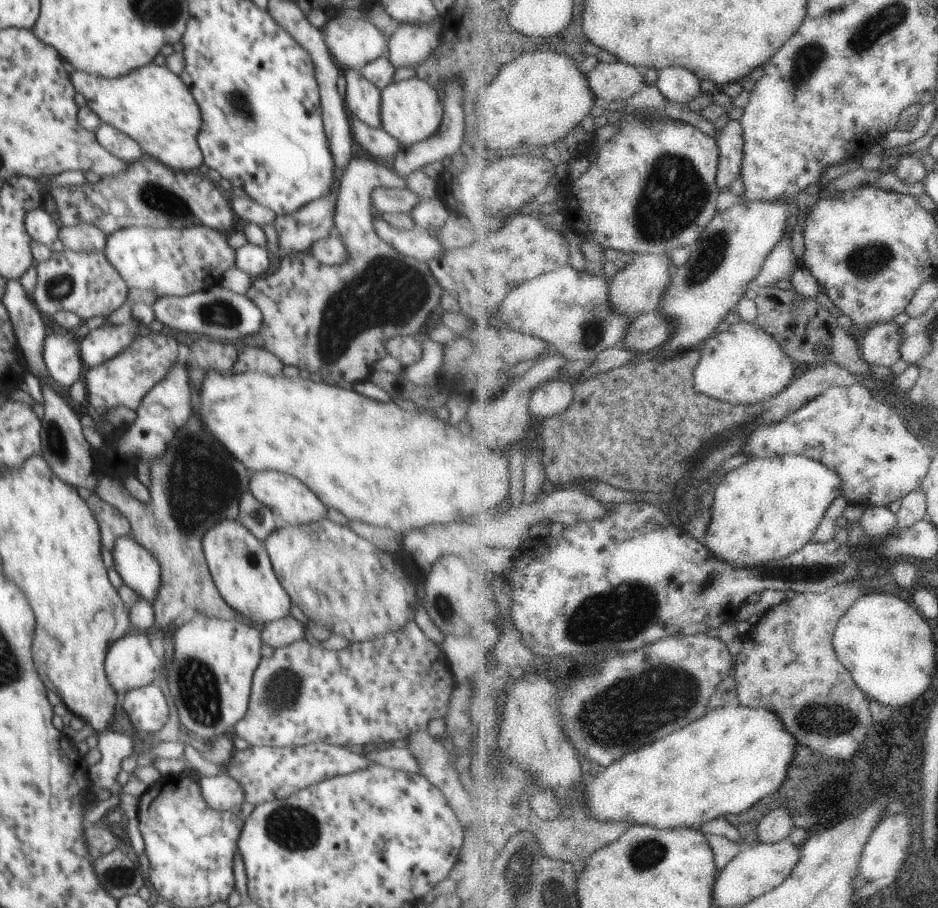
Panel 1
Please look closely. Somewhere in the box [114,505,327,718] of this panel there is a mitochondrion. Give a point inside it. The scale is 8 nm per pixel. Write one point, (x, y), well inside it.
(254, 559)

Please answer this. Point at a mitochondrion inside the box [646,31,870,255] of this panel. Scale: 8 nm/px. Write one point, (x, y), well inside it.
(808, 59)

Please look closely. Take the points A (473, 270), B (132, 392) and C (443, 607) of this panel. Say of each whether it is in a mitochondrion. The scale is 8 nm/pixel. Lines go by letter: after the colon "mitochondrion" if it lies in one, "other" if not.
A: other
B: other
C: mitochondrion

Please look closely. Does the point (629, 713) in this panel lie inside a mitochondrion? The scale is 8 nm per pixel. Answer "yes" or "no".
yes

